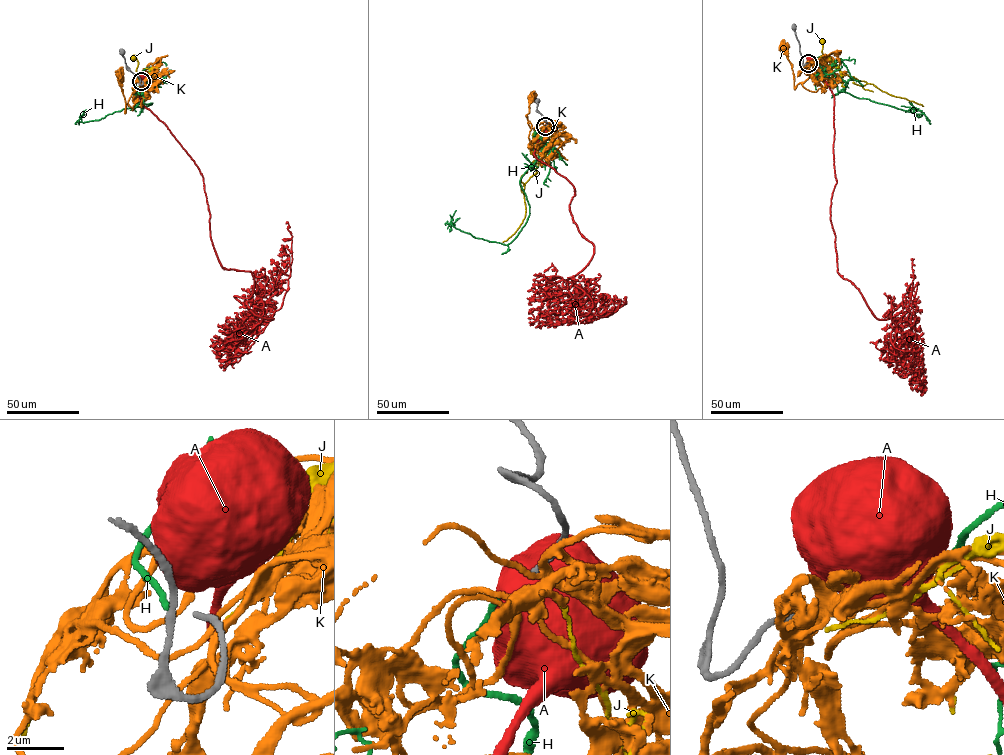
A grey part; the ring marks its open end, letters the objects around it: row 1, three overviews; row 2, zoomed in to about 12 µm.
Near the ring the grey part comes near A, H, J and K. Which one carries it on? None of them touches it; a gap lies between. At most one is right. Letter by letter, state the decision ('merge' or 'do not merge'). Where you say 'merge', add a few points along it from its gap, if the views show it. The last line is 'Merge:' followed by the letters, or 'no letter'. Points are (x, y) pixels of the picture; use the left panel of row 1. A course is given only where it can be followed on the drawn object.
A: do not merge
H: merge; it runs (140, 80), (145, 69), (153, 73), (144, 101), (135, 106), (151, 104), (97, 120), (83, 122), (81, 116)
J: do not merge
K: do not merge
Merge: H

